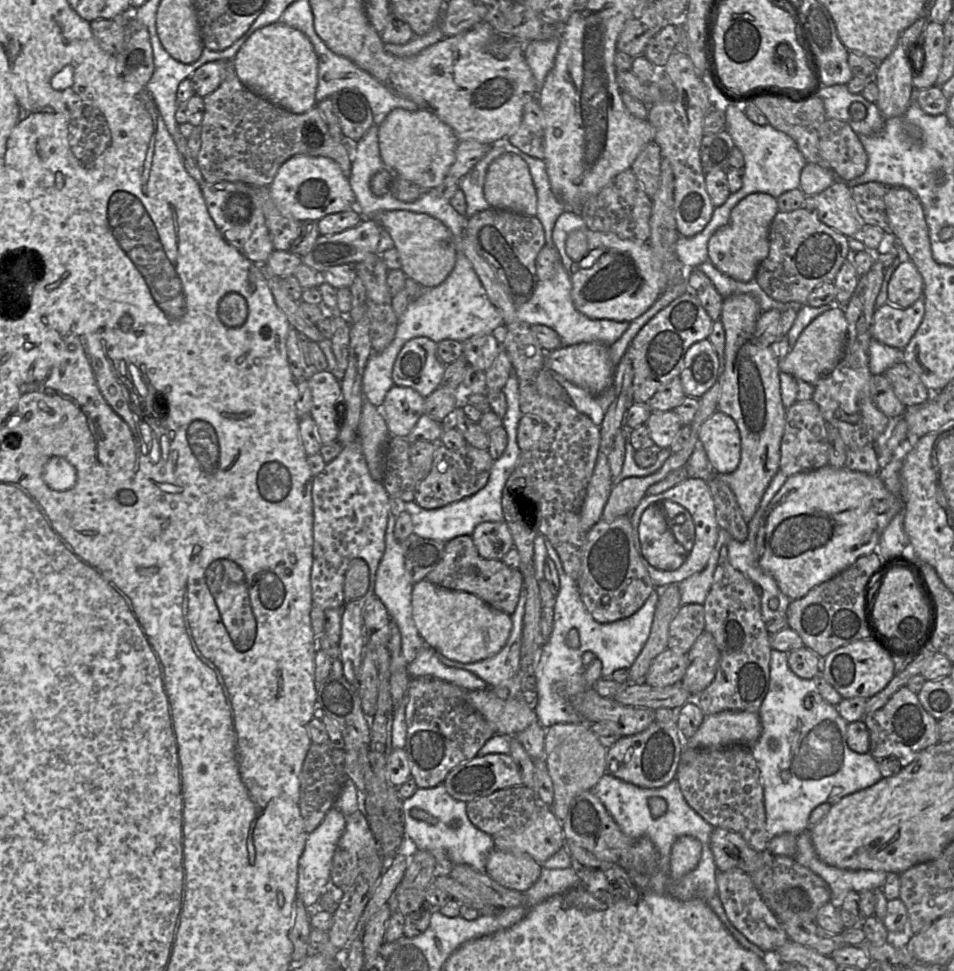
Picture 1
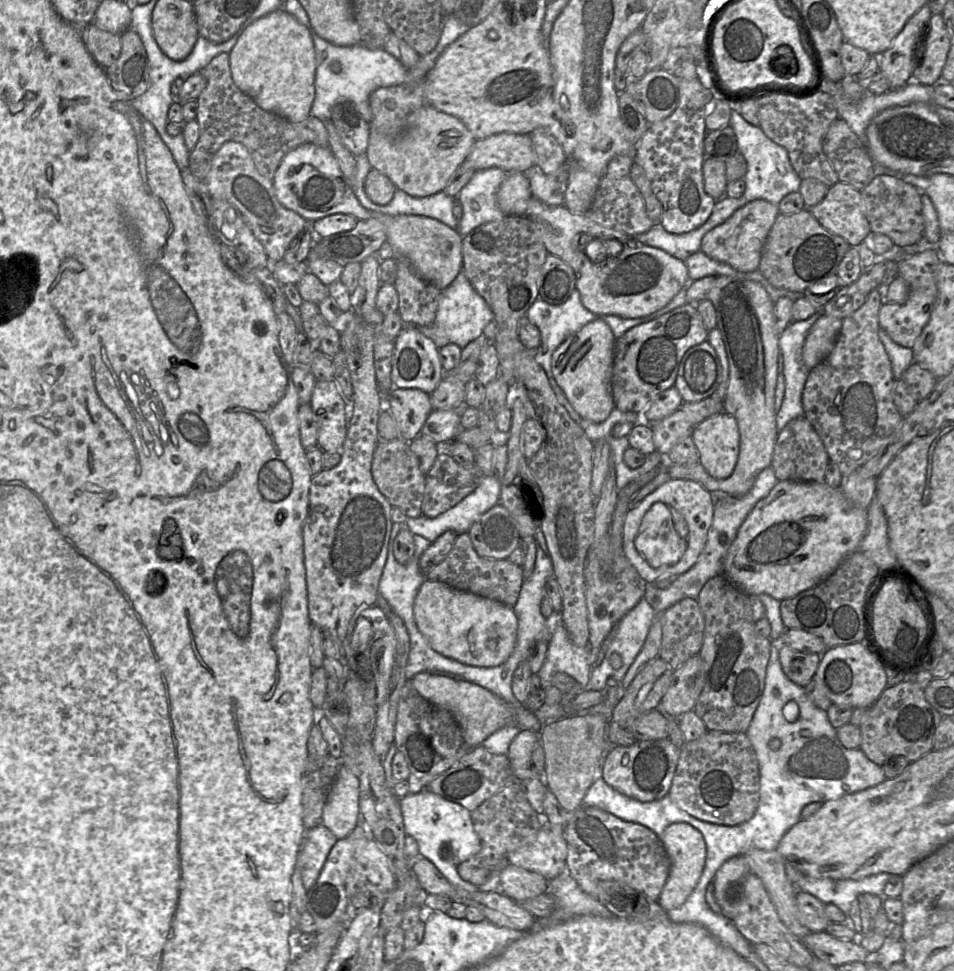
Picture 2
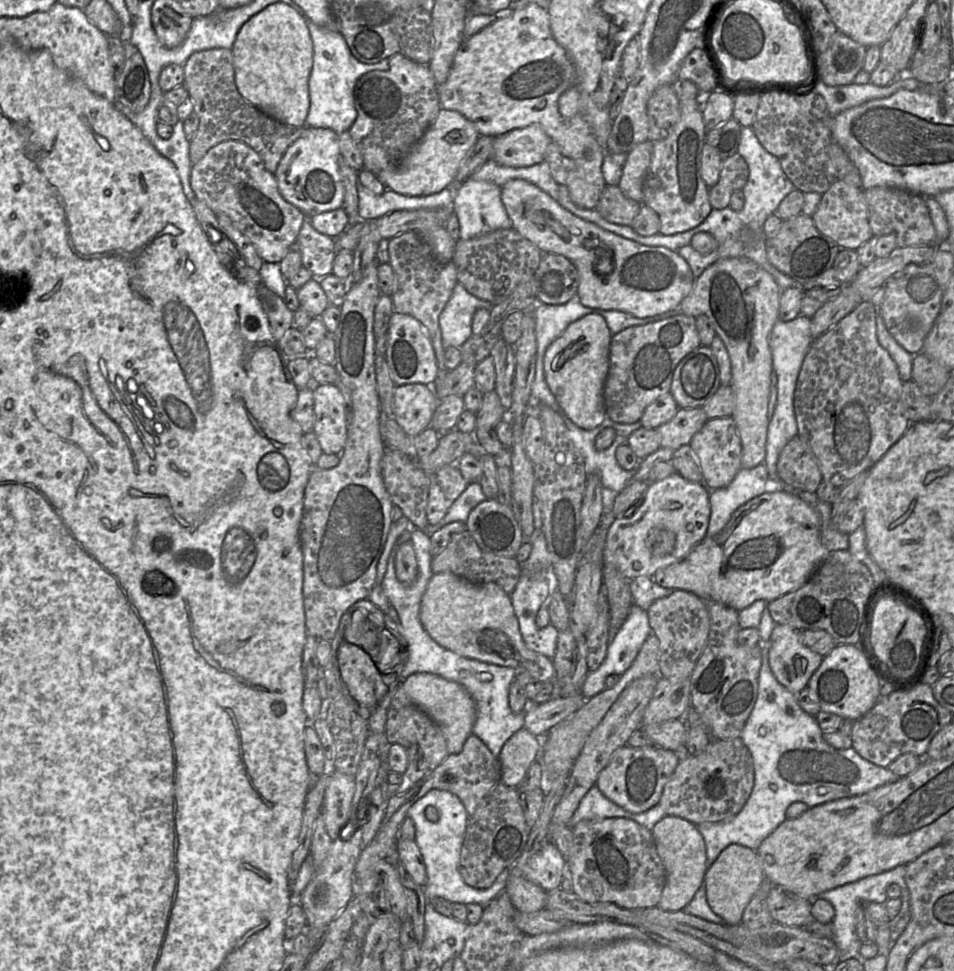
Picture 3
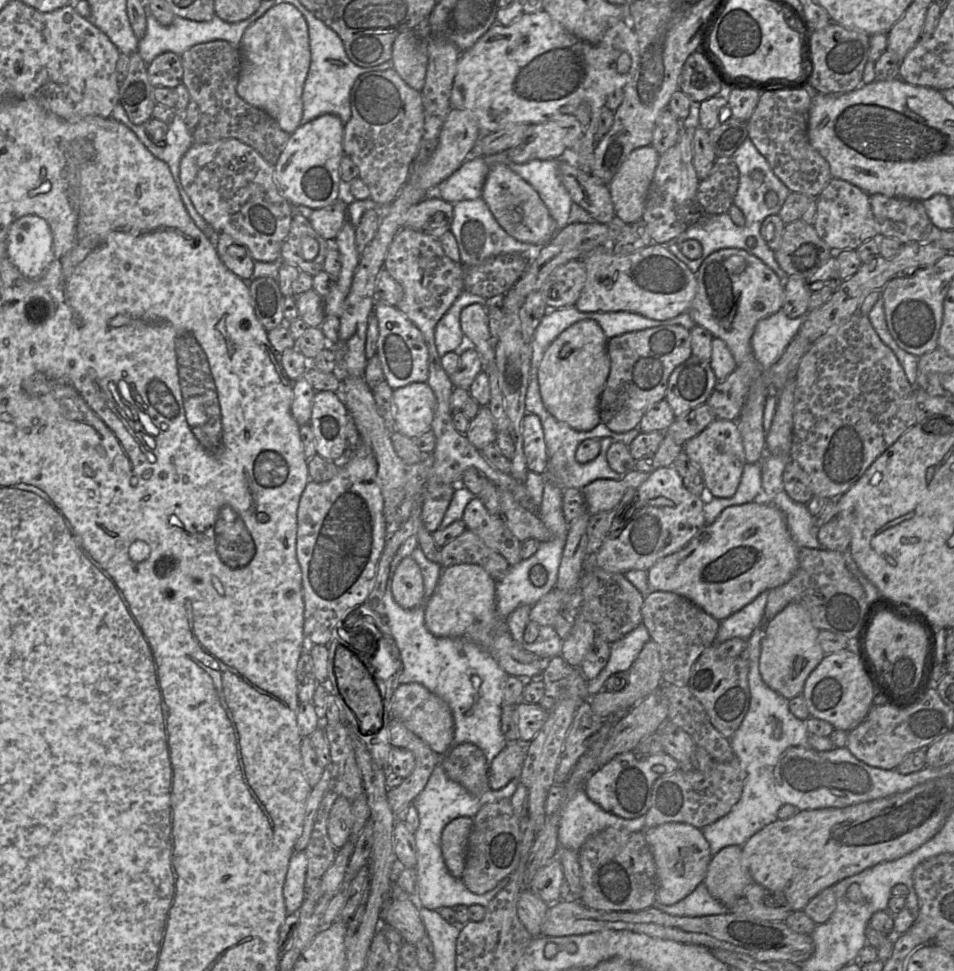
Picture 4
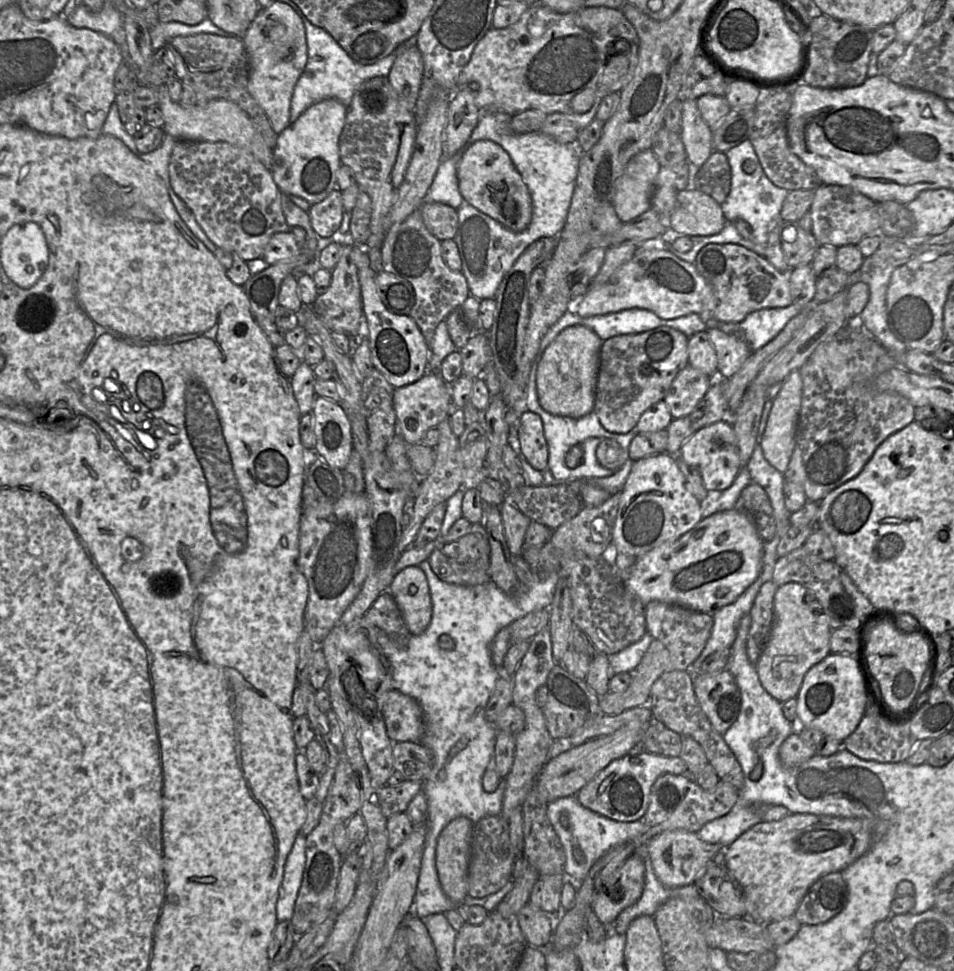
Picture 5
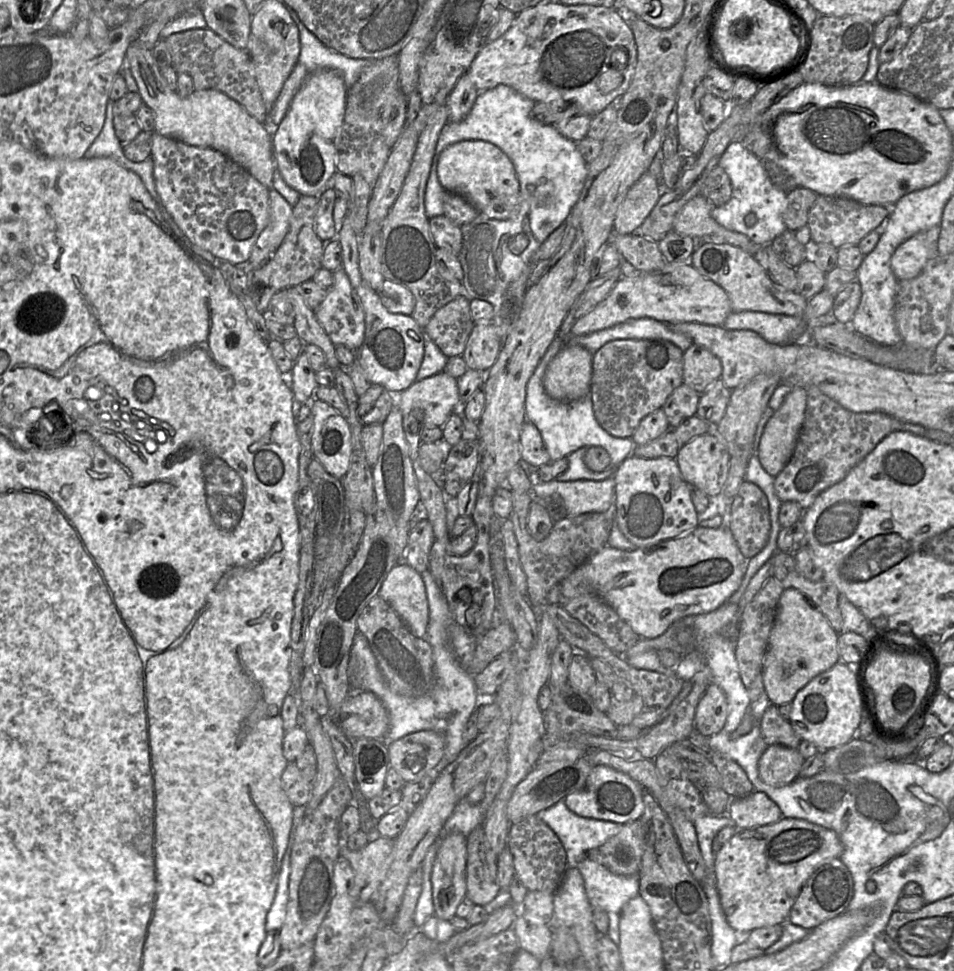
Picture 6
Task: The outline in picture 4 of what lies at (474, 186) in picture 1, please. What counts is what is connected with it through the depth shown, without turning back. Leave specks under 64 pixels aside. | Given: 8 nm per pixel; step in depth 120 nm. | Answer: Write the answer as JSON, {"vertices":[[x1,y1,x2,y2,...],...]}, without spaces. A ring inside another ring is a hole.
{"vertices":[[480,197,474,200,462,200,454,203,453,220,450,227,456,238,462,266,478,265,483,261,508,253,532,256,535,246,510,236,496,221,485,201]]}

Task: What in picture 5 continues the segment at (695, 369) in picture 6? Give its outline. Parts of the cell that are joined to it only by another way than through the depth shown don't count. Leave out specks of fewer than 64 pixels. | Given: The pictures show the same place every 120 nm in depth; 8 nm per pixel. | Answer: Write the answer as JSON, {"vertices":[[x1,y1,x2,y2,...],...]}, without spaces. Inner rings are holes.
{"vertices":[[706,330,689,337,688,364,708,376,718,378,717,356]]}

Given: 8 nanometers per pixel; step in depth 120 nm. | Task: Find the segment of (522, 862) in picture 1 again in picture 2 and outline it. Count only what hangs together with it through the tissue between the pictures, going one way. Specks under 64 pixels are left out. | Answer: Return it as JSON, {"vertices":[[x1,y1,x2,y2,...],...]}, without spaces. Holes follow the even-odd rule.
{"vertices":[[505,863,500,871,500,890,515,902,523,902,542,895,549,889,549,881,542,875]]}

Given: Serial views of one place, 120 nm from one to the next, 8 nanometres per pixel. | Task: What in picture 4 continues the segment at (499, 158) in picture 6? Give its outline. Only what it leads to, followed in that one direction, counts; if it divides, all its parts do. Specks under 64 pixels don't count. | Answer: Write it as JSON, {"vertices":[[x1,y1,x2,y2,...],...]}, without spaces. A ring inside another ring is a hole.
{"vertices":[[502,163,493,164,482,188,481,198,498,224,513,238,540,248,558,232,554,220,537,191]]}

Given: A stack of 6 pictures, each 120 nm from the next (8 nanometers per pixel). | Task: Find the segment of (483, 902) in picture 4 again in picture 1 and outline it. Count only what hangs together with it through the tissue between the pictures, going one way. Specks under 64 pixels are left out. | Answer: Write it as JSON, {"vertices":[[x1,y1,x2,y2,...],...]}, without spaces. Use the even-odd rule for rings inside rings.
{"vertices":[[443,784,418,788,402,803,406,844,414,851,430,852,436,859,436,875,449,875,452,867,466,864,486,872,489,854,496,849,492,836,475,827,468,818,467,803,451,797]]}

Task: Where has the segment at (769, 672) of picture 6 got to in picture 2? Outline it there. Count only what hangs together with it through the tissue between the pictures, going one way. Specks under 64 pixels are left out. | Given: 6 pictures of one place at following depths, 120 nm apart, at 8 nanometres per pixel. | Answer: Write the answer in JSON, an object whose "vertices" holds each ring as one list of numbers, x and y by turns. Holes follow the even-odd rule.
{"vertices":[[783,643,777,645,783,672,793,683,804,688,813,679,821,655,798,652]]}

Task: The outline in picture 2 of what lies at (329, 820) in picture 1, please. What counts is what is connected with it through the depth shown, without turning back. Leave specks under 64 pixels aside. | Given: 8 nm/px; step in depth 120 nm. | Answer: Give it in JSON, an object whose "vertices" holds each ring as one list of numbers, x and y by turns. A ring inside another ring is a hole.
{"vertices":[[318,824,305,832,297,867,300,870,306,891,316,882,332,847,337,841,338,838,323,824]]}

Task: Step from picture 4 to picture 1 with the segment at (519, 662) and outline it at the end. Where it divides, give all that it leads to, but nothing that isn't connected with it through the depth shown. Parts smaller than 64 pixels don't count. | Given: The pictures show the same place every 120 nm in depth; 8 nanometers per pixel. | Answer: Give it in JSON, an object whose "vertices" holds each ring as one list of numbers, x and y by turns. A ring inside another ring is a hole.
{"vertices":[[422,580,413,586,412,617,425,644,446,658,460,663,475,663,496,655,512,630,509,614,488,605,477,596,452,591]]}

